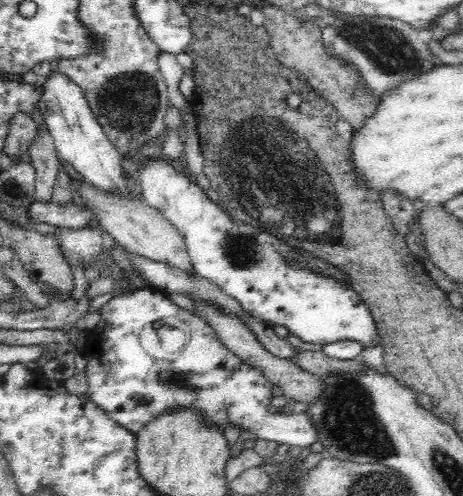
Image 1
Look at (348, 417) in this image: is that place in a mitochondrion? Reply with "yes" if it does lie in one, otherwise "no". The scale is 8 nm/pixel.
yes

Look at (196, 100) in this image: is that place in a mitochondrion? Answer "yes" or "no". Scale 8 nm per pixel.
no

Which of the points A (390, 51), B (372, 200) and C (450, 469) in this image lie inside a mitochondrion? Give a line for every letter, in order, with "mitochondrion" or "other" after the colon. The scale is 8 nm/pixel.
A: mitochondrion
B: other
C: mitochondrion

